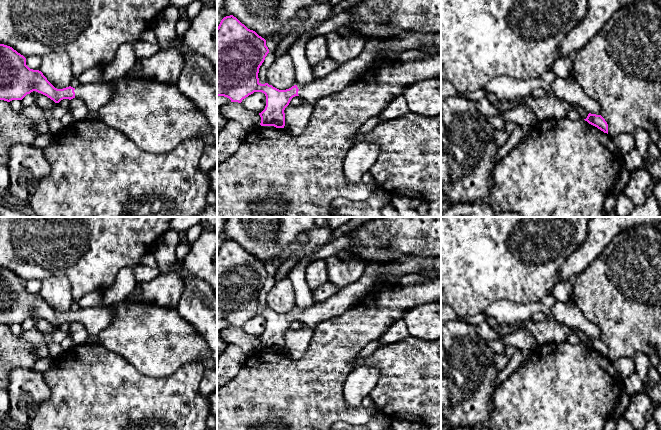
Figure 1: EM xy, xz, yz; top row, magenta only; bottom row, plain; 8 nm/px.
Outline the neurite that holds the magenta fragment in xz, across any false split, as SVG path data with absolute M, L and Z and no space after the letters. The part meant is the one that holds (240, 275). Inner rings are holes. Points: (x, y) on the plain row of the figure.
M230 239L217 251L217 320L241 327L254 316L262 316L266 320L266 330L259 337L260 349L284 352L284 334L293 321L300 320L315 329L323 321L344 313L361 301L376 286L378 277L404 276L424 270L441 271L441 258L405 258L390 263L366 264L364 273L356 282L329 299L315 302L307 309L279 314L259 306L259 292L269 277L266 264Z

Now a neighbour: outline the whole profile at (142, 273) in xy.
M141 263L134 268L134 277L137 282L151 281L159 274L160 271L157 267L152 268Z

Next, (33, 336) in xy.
M36 328L24 331L19 337L31 344L46 343L44 334L39 332Z

